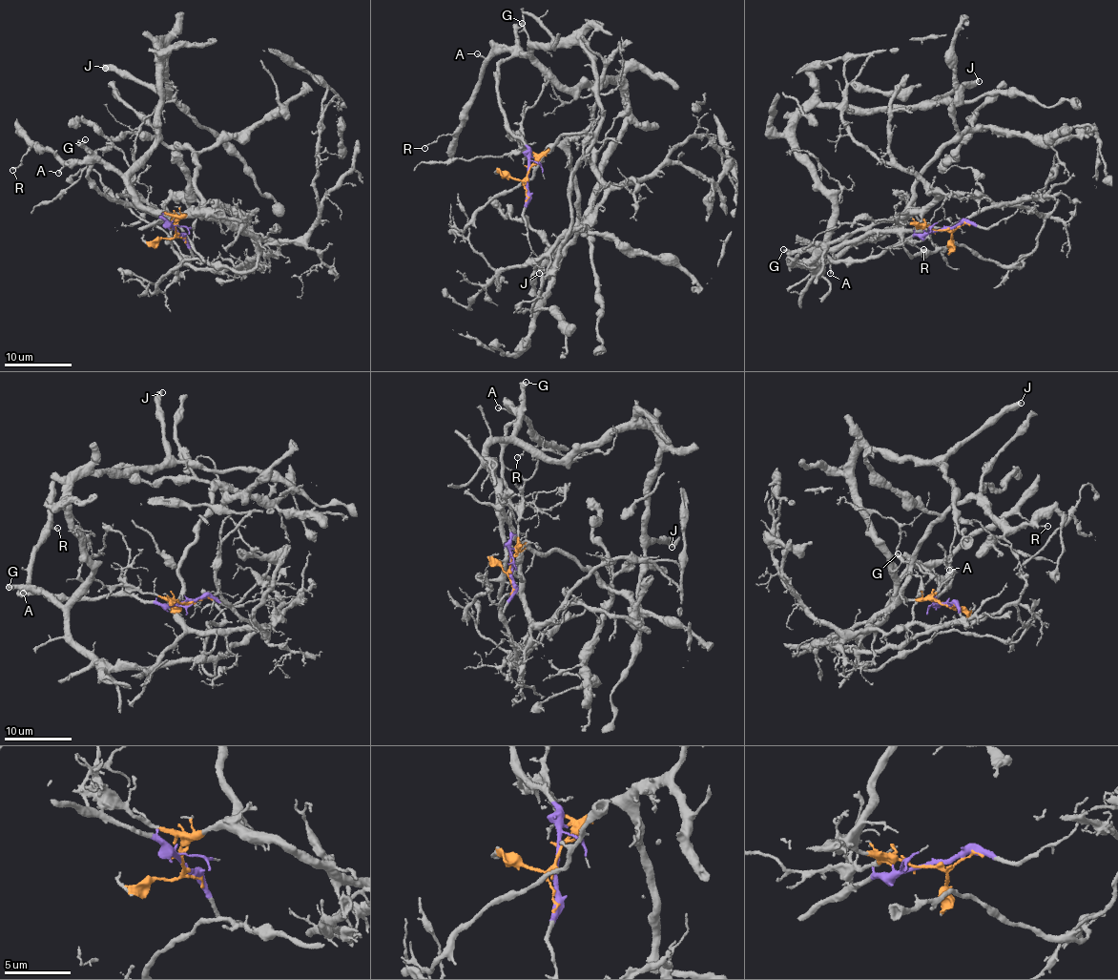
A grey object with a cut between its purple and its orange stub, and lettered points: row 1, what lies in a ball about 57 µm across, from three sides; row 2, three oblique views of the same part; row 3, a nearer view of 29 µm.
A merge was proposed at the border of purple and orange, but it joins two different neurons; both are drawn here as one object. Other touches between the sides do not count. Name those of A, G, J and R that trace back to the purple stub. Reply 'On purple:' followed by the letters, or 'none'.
On purple: A, G, J, R

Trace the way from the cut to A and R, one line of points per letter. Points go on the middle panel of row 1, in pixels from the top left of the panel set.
A: (527, 176), (527, 147), (510, 130), (498, 90), (498, 63), (511, 53), (486, 56), (477, 52)
R: (527, 176), (527, 147), (510, 130), (498, 90), (498, 63), (508, 51), (488, 55), (459, 126), (424, 148)

